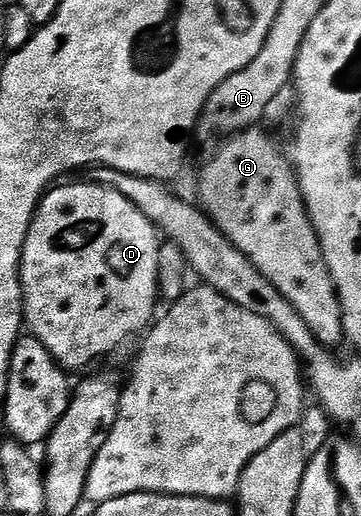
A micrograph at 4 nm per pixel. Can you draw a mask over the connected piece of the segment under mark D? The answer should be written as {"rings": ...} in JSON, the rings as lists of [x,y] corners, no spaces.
{"rings":[[[89,180],[74,182],[71,186],[62,185],[66,184],[55,185],[46,191],[42,197],[42,203],[38,205],[38,210],[34,213],[34,219],[28,228],[28,236],[24,240],[22,267],[20,268],[24,326],[33,338],[40,340],[40,344],[44,344],[44,348],[48,348],[48,352],[52,352],[52,356],[62,365],[63,370],[75,372],[74,370],[87,369],[86,371],[89,371],[91,369],[89,366],[97,358],[106,358],[109,354],[116,353],[125,342],[132,341],[137,334],[145,335],[155,321],[154,305],[159,305],[160,302],[158,292],[160,235],[158,229],[148,220],[148,216],[144,216],[144,212],[140,212],[140,208],[136,208],[136,204],[132,204],[132,200],[124,200],[124,196],[120,196],[120,192],[107,186],[96,186]]]}

